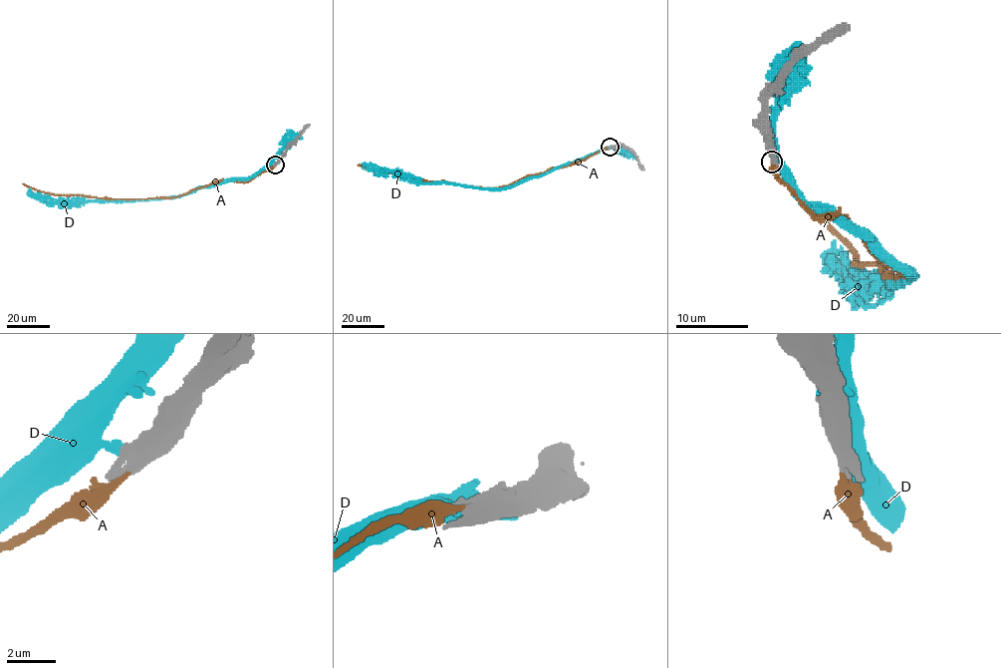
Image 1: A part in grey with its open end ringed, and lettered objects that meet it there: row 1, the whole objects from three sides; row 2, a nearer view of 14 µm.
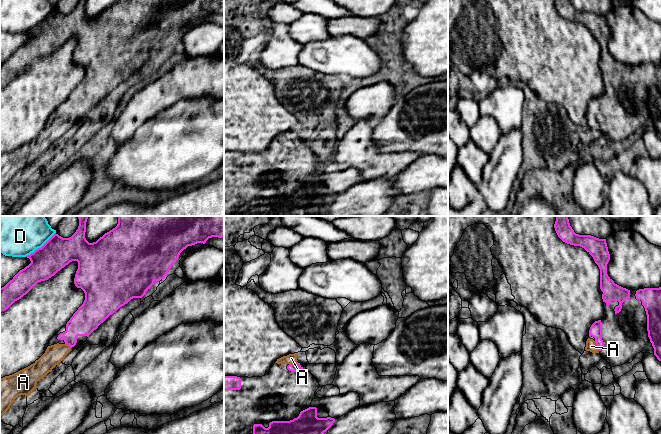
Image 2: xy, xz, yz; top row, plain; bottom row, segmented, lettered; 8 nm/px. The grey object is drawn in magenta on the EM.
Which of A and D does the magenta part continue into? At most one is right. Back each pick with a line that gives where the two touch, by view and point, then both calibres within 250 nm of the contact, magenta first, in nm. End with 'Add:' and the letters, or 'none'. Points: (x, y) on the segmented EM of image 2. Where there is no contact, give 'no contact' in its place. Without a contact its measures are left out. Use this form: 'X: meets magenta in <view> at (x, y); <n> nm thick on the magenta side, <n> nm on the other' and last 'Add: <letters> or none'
A: meets magenta in yz at (597, 346); 100 nm thick on the magenta side, 90 nm on the other
Add: A

